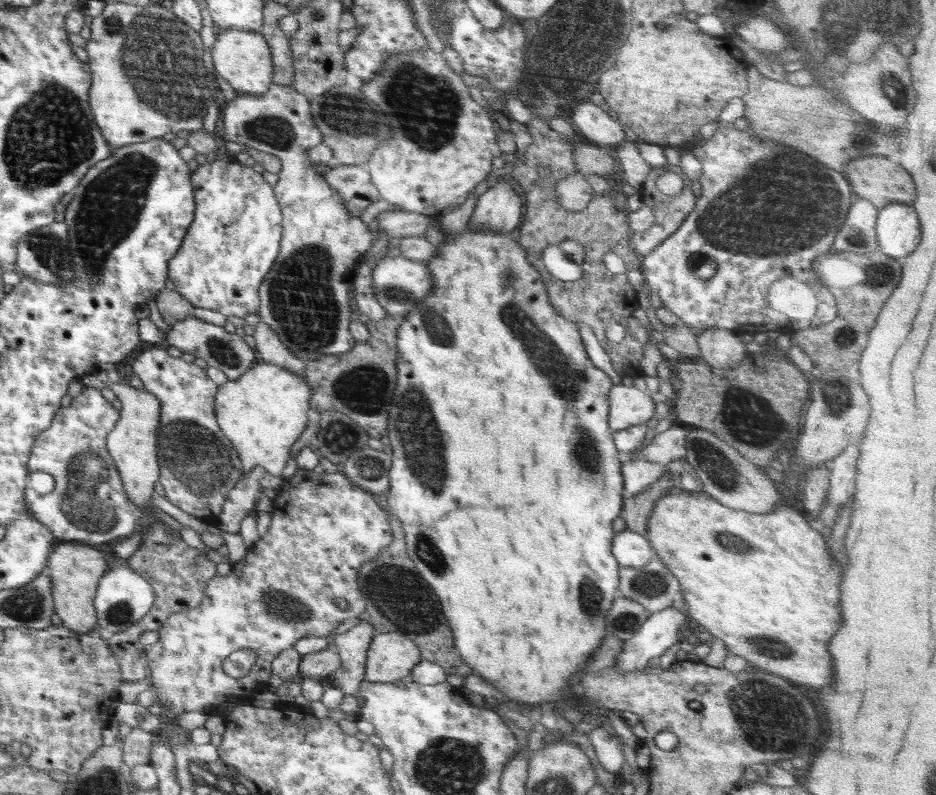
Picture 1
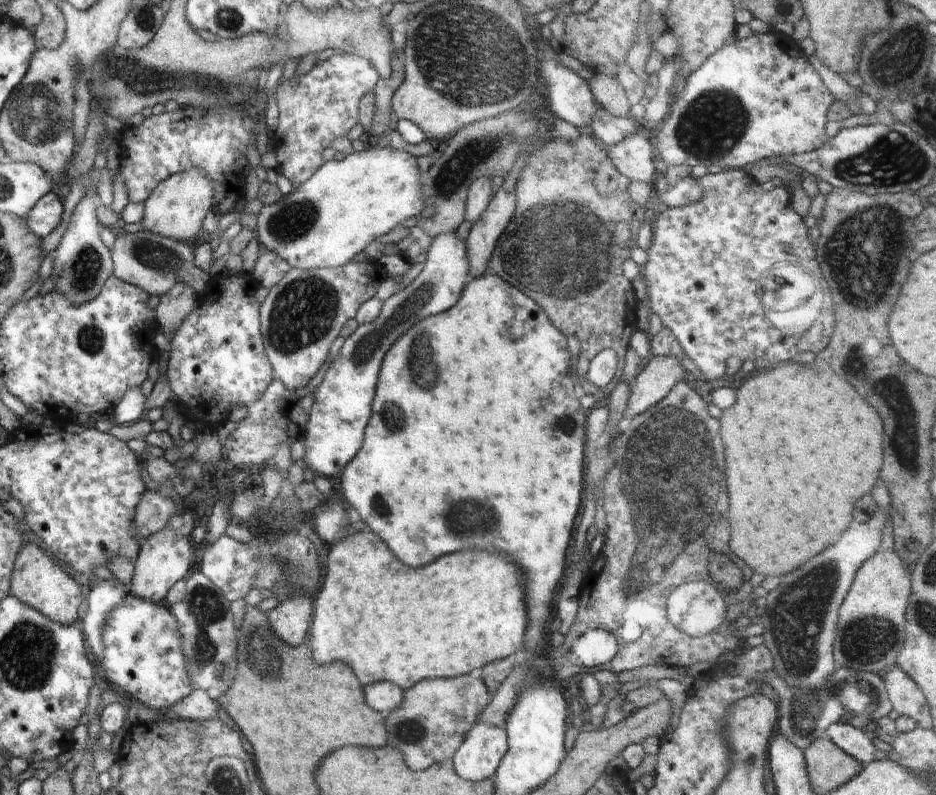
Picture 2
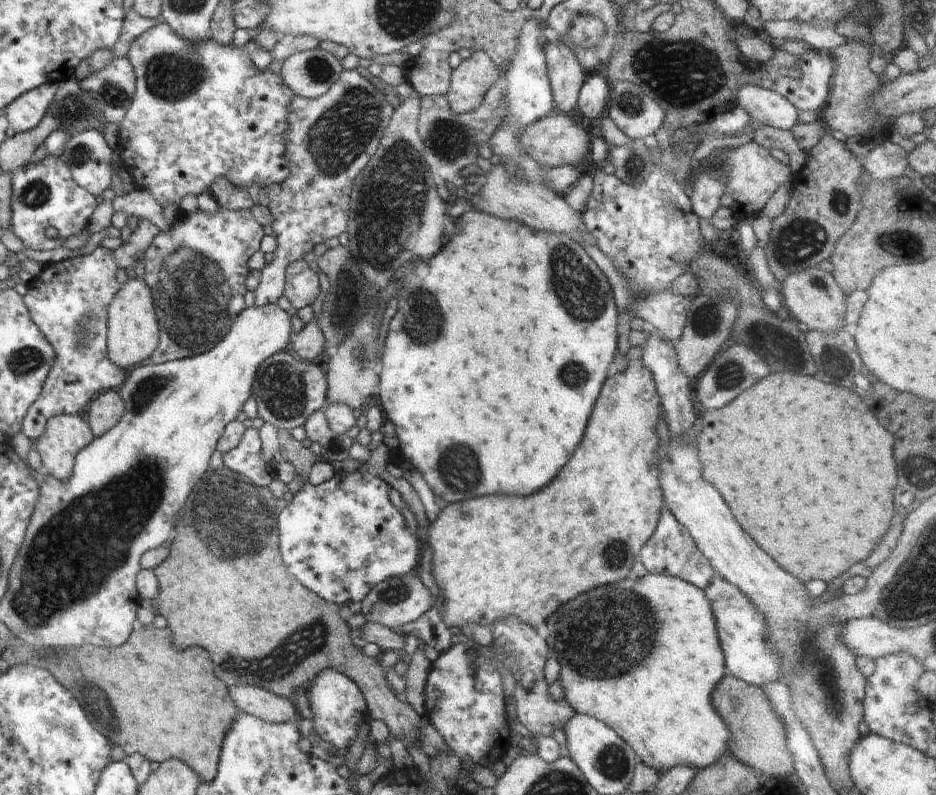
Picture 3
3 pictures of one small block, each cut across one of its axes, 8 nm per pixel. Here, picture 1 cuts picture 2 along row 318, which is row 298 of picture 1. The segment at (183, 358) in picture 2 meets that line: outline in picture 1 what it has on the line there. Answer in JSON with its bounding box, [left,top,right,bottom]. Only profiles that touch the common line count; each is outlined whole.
[167,155,283,318]

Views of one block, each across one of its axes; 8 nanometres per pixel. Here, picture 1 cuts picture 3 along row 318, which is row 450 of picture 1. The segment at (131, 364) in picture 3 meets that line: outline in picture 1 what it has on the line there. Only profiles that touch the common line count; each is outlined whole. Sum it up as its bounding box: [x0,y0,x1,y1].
[107,380,161,512]

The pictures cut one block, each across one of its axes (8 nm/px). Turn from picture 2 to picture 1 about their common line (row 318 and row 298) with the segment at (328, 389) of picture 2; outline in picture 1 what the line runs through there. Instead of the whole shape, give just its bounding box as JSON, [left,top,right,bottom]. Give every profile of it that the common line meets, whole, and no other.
[372,255,433,318]

